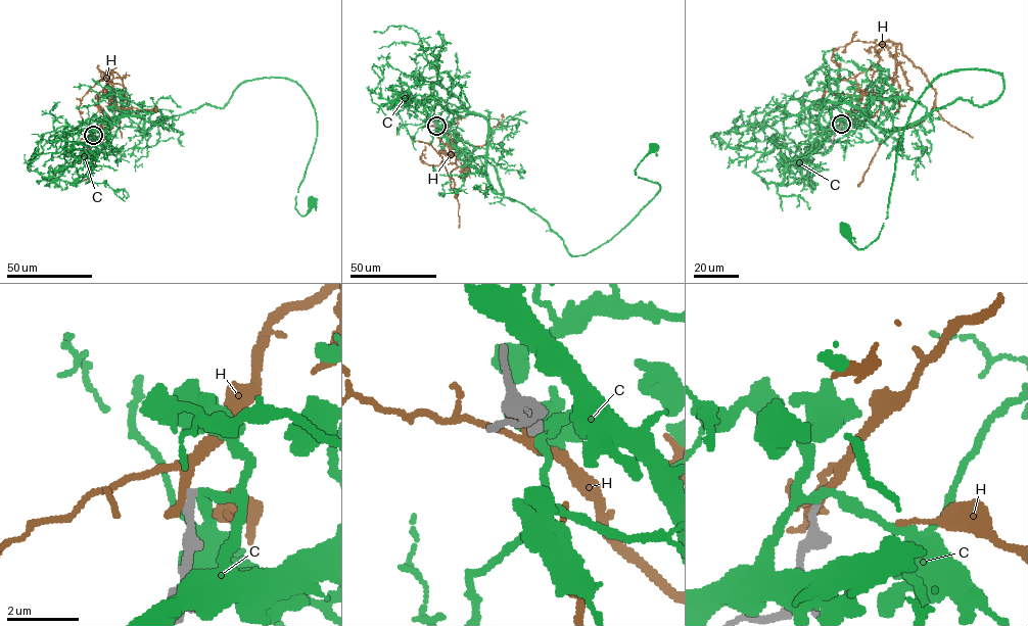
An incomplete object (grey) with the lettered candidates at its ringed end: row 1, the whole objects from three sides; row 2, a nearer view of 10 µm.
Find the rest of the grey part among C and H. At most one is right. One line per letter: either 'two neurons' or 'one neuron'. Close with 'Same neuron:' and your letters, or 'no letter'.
C: one neuron
H: two neurons
Same neuron: C

